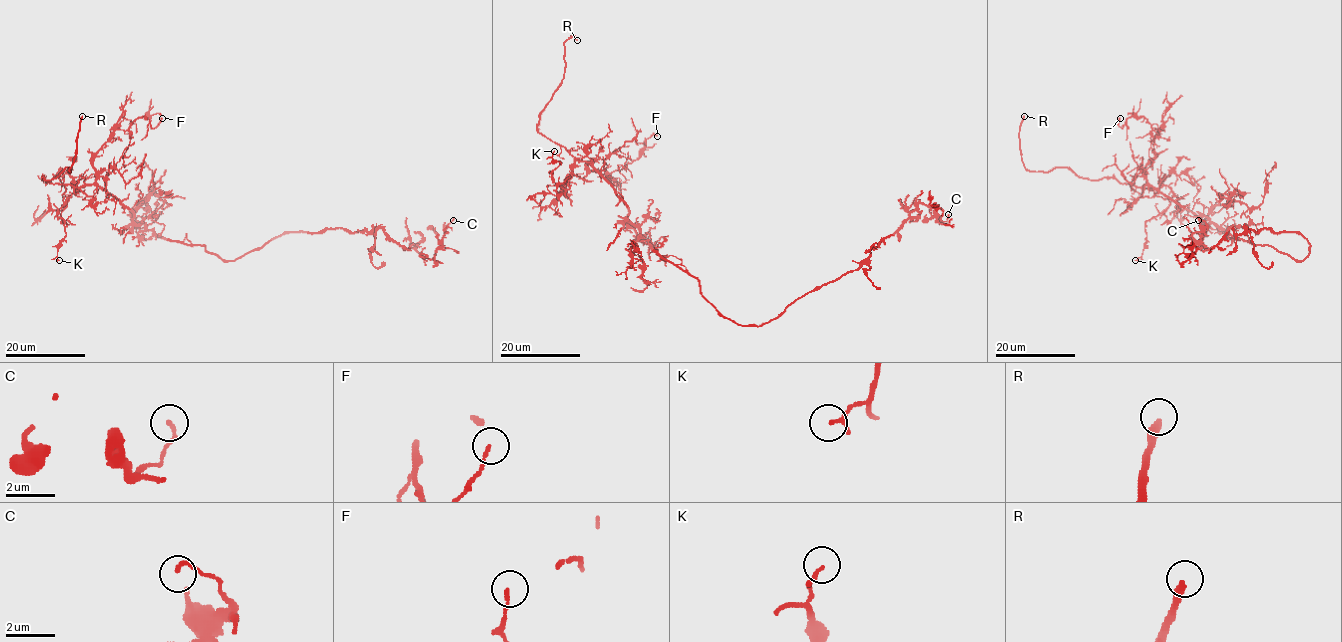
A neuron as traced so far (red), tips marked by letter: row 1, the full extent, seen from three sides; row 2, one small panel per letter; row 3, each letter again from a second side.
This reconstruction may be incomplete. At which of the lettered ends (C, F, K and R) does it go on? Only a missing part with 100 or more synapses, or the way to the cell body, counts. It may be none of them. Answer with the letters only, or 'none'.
R

